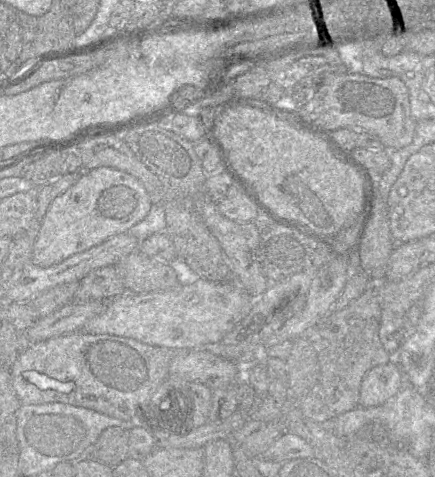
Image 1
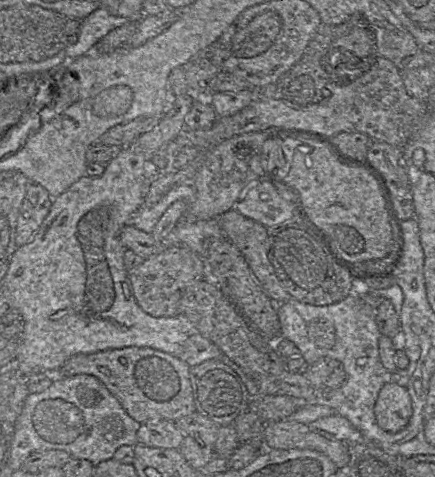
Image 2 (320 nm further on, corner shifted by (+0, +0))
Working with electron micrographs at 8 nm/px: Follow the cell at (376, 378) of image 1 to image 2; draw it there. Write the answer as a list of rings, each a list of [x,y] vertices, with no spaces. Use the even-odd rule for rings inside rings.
[[[388,382],[379,391],[374,415],[384,431],[397,433],[403,430],[412,416],[412,402],[407,388],[398,382]]]

